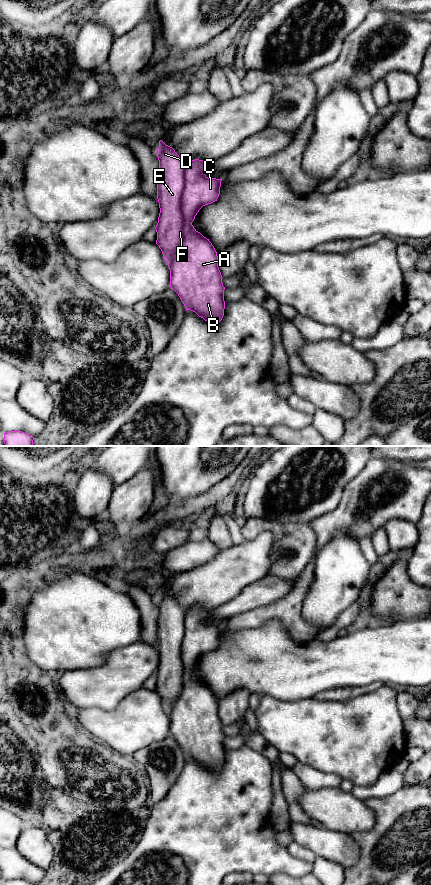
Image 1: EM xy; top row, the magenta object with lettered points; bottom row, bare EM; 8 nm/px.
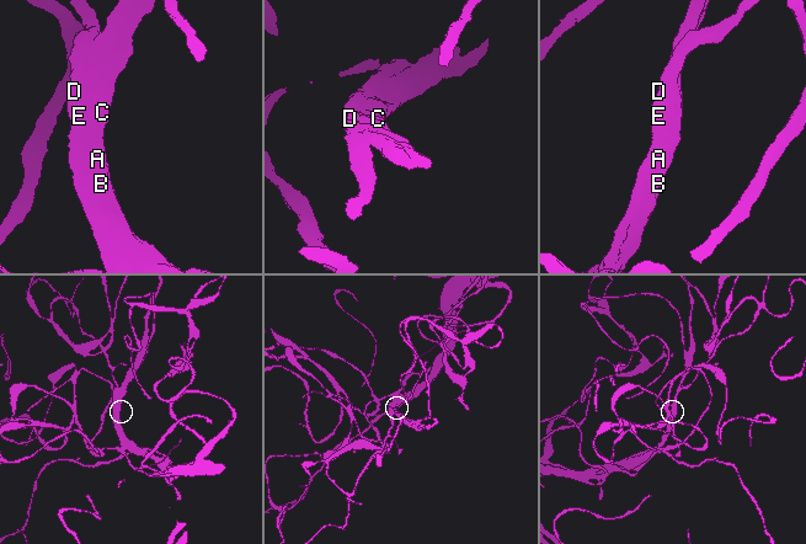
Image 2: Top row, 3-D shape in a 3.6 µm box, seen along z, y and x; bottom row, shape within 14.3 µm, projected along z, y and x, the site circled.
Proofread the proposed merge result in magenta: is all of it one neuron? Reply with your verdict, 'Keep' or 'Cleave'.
Keep

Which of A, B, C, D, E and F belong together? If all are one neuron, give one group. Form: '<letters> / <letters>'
A B C D E F

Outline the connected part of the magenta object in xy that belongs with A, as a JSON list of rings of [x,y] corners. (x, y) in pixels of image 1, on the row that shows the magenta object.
[[[162,140],[159,141],[156,153],[159,160],[157,199],[160,208],[158,223],[155,227],[157,232],[156,244],[161,249],[170,270],[170,287],[178,294],[186,311],[191,310],[205,321],[218,324],[224,316],[225,287],[218,267],[217,252],[209,239],[194,228],[192,222],[203,206],[217,201],[222,179],[208,178],[205,175],[212,162],[195,159],[185,164],[175,150]]]

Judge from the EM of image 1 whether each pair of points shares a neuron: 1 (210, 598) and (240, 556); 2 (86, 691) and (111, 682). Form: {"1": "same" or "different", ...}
{"1": "same", "2": "same"}

